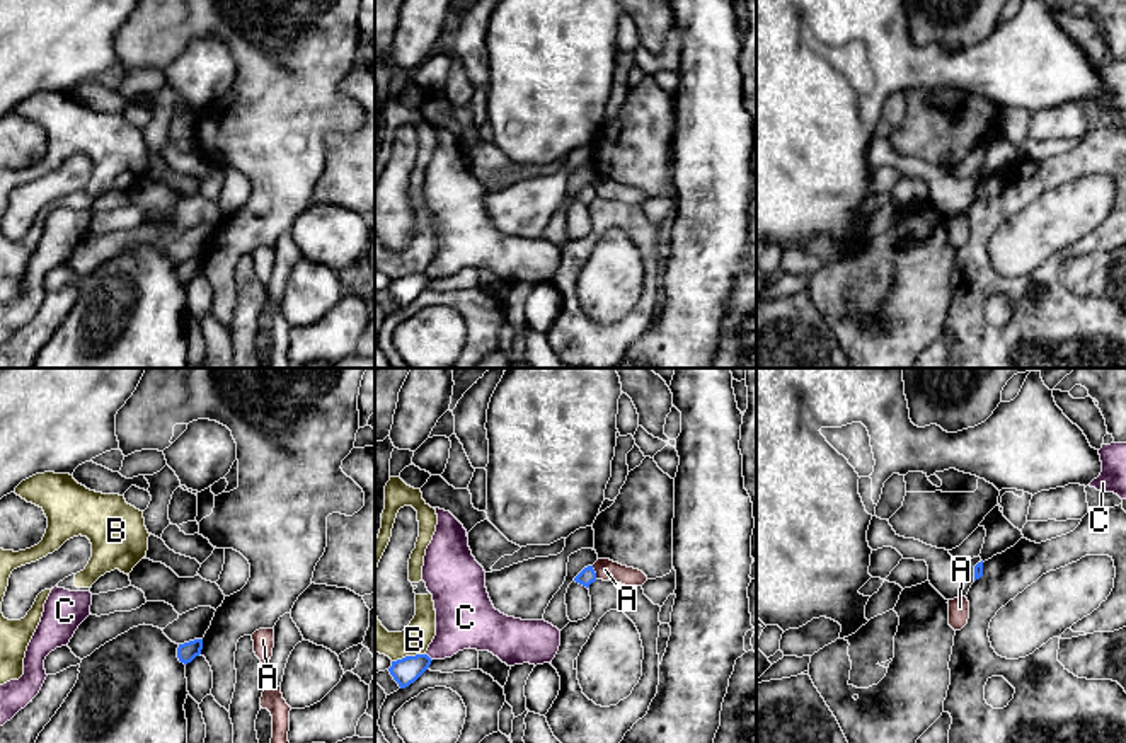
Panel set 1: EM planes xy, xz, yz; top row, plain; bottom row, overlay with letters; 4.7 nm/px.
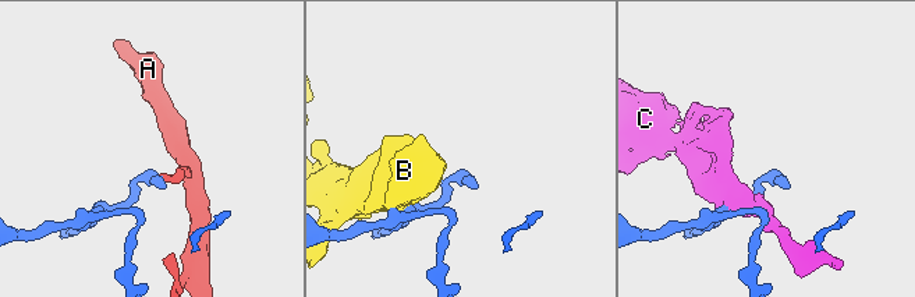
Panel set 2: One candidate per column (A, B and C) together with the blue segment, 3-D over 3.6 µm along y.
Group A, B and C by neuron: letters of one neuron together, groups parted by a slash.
A / B / C

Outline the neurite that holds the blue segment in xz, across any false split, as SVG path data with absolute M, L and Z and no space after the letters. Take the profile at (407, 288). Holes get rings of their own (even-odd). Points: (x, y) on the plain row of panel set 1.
M428 273L405 274L402 278L392 279L388 290L399 305L405 307L429 286L431 279L433 278Z

